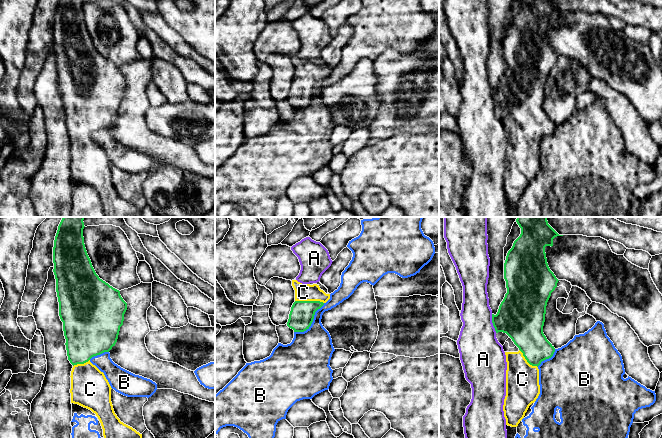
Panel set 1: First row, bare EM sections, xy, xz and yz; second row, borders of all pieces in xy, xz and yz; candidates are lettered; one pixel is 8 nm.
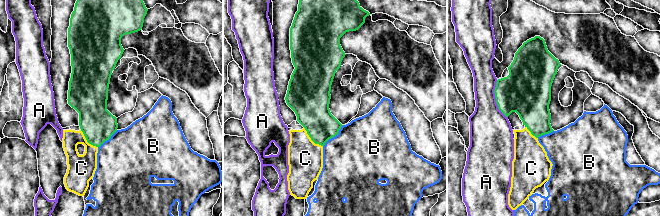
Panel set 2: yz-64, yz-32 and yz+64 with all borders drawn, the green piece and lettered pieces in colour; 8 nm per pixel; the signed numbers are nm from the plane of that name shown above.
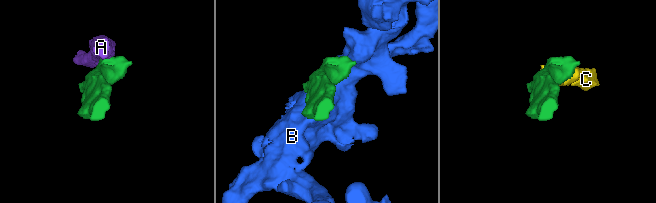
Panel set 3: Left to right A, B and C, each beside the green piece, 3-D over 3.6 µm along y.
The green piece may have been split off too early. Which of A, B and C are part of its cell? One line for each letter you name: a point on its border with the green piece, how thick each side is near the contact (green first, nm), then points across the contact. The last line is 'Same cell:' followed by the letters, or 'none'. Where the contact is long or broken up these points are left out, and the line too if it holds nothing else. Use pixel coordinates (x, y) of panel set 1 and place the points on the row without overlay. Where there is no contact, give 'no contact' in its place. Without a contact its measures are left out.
C: contact xz (309, 77); calibres 200 and 140 nm; way xz (301, 92), (305, 81), (309, 77), (303, 68)
Same cell: C

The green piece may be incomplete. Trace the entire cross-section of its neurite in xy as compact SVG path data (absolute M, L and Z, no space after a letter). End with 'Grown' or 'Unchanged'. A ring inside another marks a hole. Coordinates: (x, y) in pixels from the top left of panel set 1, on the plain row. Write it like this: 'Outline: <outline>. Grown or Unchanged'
Outline: M59 0L53 23L53 48L56 55L59 92L63 98L68 136L73 141L70 152L71 179L78 180L96 190L101 199L105 217L142 217L142 210L121 198L115 190L111 178L112 164L104 149L90 138L92 133L109 128L115 122L120 103L123 101L127 79L121 73L119 66L110 62L96 50L85 24L84 3L84 0Z. Grown

